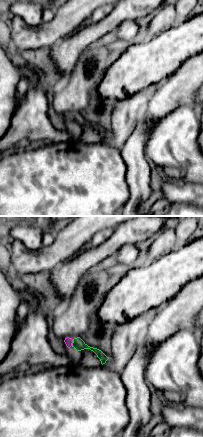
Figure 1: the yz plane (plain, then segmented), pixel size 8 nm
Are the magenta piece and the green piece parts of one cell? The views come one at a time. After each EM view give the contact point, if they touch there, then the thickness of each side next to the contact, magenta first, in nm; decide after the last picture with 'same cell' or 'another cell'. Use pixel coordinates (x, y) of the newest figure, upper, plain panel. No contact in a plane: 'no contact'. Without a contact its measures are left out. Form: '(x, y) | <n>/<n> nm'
(72, 118) | 70/90 nm

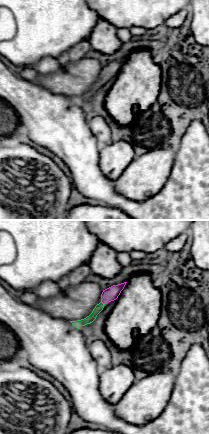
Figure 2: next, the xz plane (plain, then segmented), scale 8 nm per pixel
(103, 79) | 110/70 nm

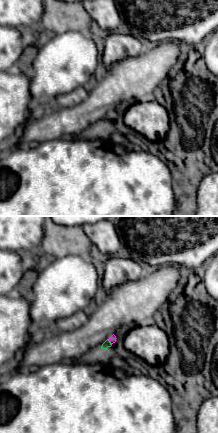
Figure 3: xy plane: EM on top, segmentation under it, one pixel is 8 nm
(110, 118) | 60/60 nm

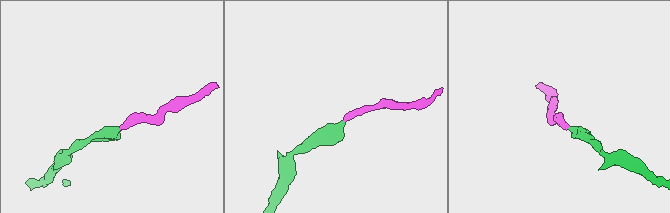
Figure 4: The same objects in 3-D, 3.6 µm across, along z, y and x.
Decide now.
same cell

